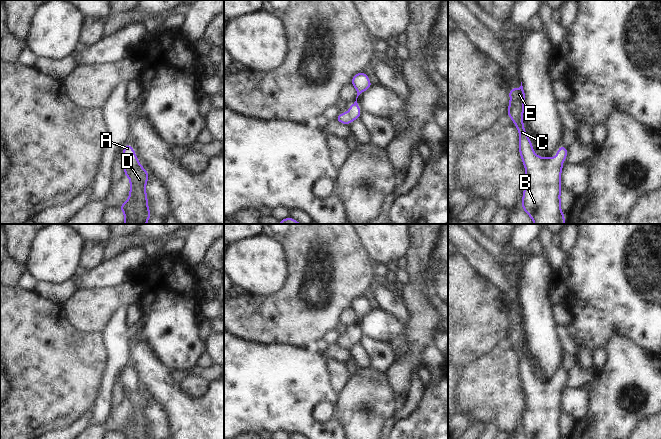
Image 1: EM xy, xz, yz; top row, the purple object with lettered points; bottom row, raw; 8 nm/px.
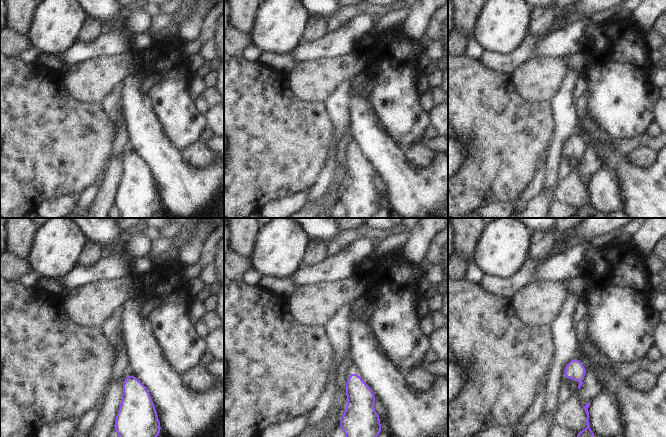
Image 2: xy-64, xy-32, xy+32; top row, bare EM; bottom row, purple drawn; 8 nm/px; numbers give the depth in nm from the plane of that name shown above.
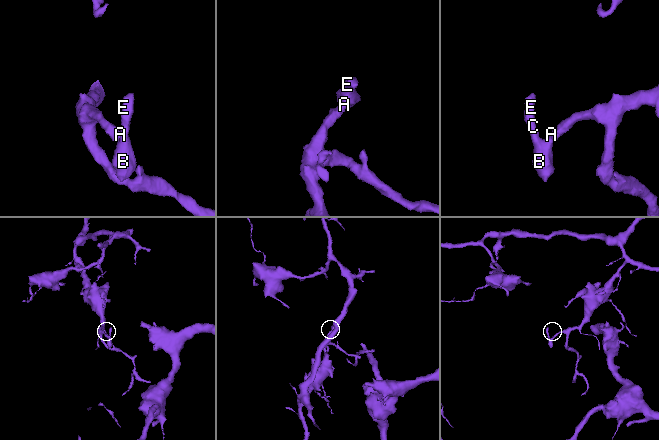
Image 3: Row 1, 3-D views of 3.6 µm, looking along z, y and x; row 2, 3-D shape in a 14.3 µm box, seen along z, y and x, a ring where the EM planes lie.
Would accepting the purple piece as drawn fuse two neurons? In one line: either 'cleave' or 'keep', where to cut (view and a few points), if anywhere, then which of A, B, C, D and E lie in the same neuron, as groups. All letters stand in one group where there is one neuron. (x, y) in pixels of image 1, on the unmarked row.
keep | no cut | A B C D E

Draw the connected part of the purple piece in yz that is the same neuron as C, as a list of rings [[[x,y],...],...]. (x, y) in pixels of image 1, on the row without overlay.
[[[521,310],[509,312],[510,327],[507,339],[519,356],[519,376],[526,401],[522,421],[522,433],[528,439],[564,439],[561,435],[561,396],[568,372],[560,369],[555,381],[539,381],[524,354],[525,316]]]

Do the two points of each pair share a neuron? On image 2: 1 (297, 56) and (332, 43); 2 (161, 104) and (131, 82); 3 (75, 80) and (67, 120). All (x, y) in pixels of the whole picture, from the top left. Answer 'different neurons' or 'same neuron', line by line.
1: same neuron
2: different neurons
3: different neurons

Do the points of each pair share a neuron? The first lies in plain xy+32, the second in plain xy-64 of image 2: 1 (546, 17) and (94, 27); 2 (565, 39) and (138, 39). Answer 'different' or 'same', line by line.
1: same
2: different

